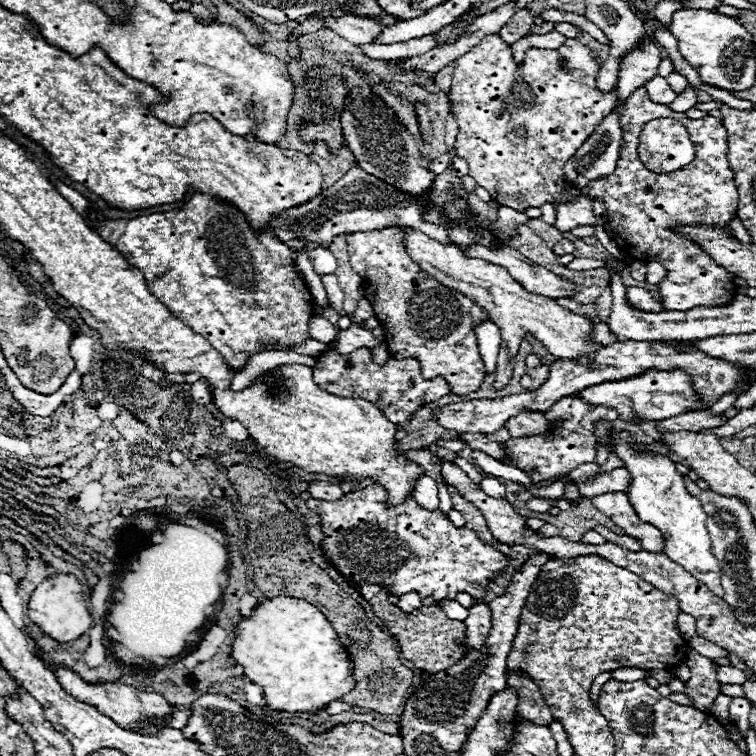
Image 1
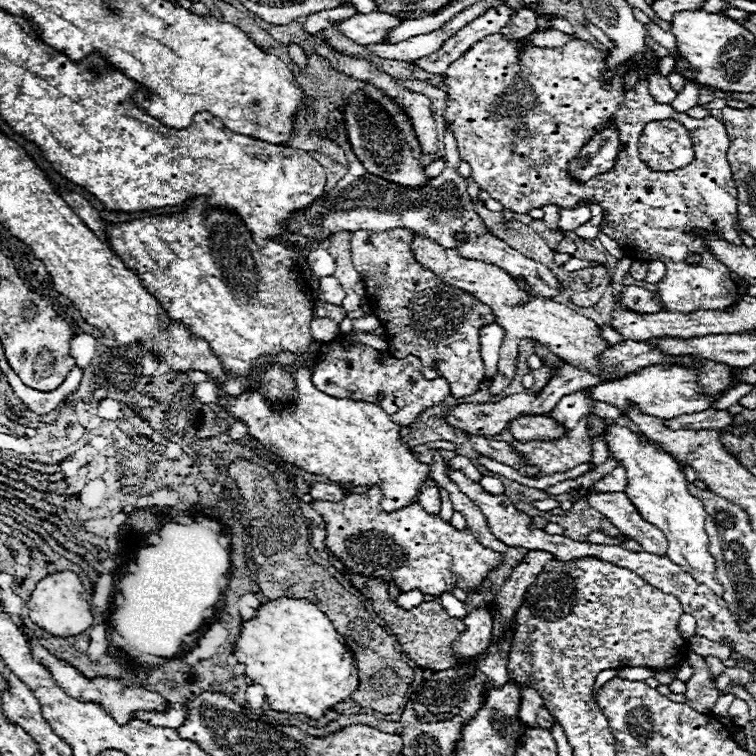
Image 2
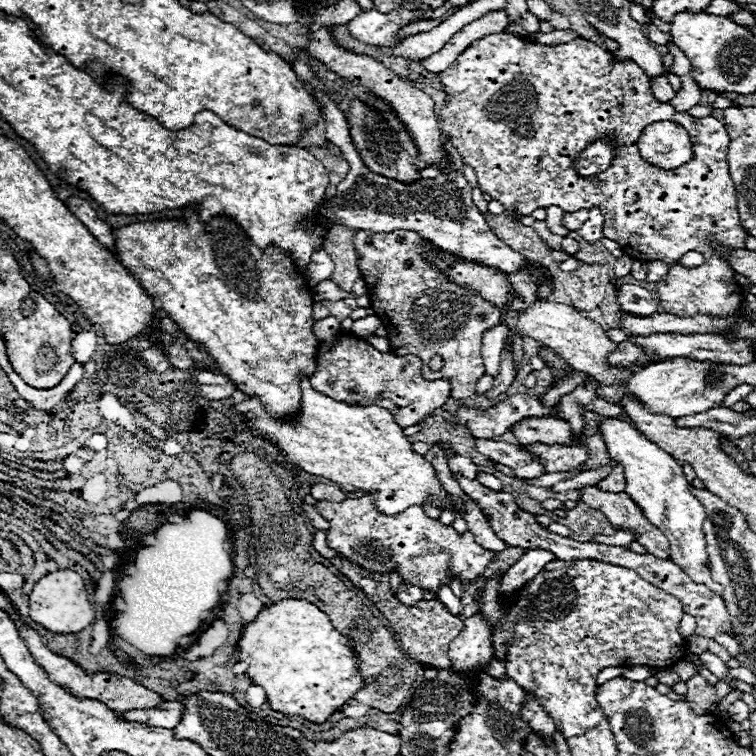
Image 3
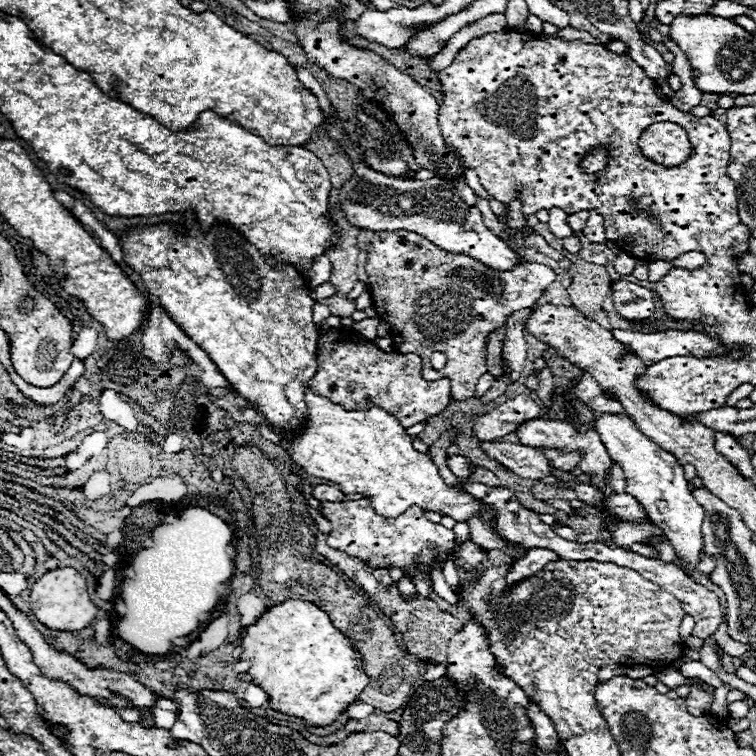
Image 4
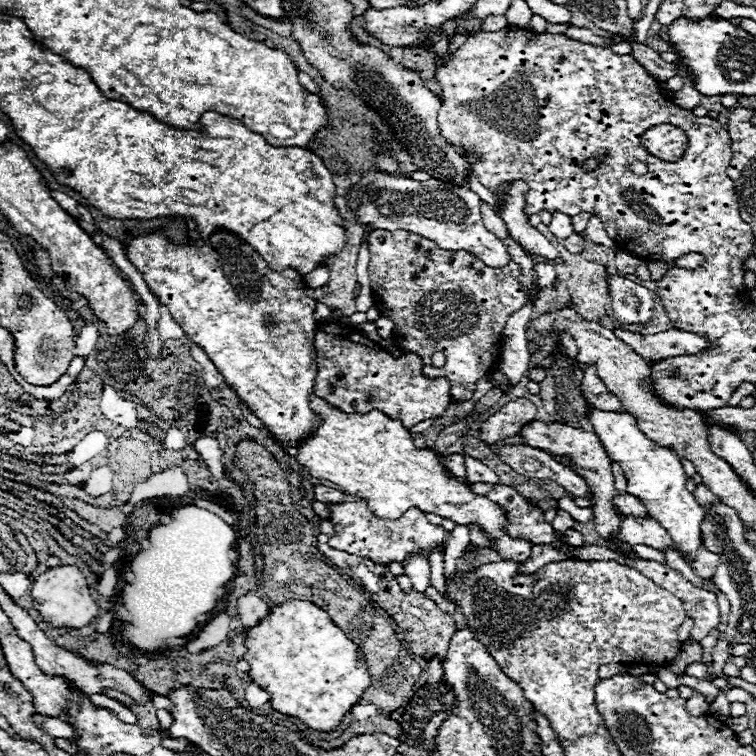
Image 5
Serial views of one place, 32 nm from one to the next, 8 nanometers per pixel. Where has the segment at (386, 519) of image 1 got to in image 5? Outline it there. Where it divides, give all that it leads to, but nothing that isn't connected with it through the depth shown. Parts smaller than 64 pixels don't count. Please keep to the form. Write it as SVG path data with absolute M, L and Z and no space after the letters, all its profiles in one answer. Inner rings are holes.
M366 500L328 504L326 508L332 512L330 522L334 524L334 530L336 530L336 534L330 536L328 544L336 550L344 550L348 554L368 558L368 560L372 560L376 564L384 564L384 566L388 566L390 562L404 564L408 556L412 556L414 552L420 552L420 550L426 556L430 556L430 552L438 544L448 546L448 540L452 538L452 532L444 530L442 526L430 524L426 520L424 512L420 512L420 508L410 508L408 512L404 512L404 516L400 516L400 520L384 520L384 518L374 516L368 510Z

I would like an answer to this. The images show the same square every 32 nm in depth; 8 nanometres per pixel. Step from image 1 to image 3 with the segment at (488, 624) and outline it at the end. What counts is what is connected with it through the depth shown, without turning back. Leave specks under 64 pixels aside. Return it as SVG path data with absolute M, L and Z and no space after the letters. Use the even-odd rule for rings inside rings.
M476 612L474 616L464 620L464 632L460 632L450 642L452 670L462 672L476 672L480 670L480 664L486 662L490 652L490 626L482 612Z

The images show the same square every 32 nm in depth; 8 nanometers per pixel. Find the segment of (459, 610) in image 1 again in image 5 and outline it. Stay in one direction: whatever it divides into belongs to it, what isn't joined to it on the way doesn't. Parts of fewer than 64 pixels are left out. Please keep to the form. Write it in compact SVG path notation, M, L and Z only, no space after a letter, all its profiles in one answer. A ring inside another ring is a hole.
M438 545L432 552L432 558L430 558L431 585L447 600L452 601L452 598L447 592L445 578L444 578L444 555L445 550L442 546Z

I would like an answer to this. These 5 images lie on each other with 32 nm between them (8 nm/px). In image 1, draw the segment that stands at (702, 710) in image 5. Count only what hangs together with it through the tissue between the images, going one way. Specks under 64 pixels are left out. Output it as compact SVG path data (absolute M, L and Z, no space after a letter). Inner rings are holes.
M690 650L686 654L684 664L692 672L692 678L686 682L686 694L694 700L694 706L698 710L708 710L714 704L716 696L720 694L720 684L714 664L708 658L700 656L696 650Z

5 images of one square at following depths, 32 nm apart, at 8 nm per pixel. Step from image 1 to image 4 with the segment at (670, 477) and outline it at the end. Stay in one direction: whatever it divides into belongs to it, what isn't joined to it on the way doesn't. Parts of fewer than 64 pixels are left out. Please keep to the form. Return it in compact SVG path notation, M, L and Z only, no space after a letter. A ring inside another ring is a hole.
M600 414L596 418L596 432L604 440L604 446L612 456L612 460L622 464L622 470L626 476L626 494L630 494L640 502L648 520L652 520L654 524L660 524L662 532L666 534L666 538L674 548L674 554L692 572L692 580L713 591L720 598L723 612L727 614L726 598L722 590L708 576L700 574L696 568L696 564L700 564L702 550L704 550L704 536L700 528L706 512L688 490L688 480L684 478L684 470L678 464L678 458L662 450L654 442L650 442L636 428L632 418L626 414L618 414L618 416Z

